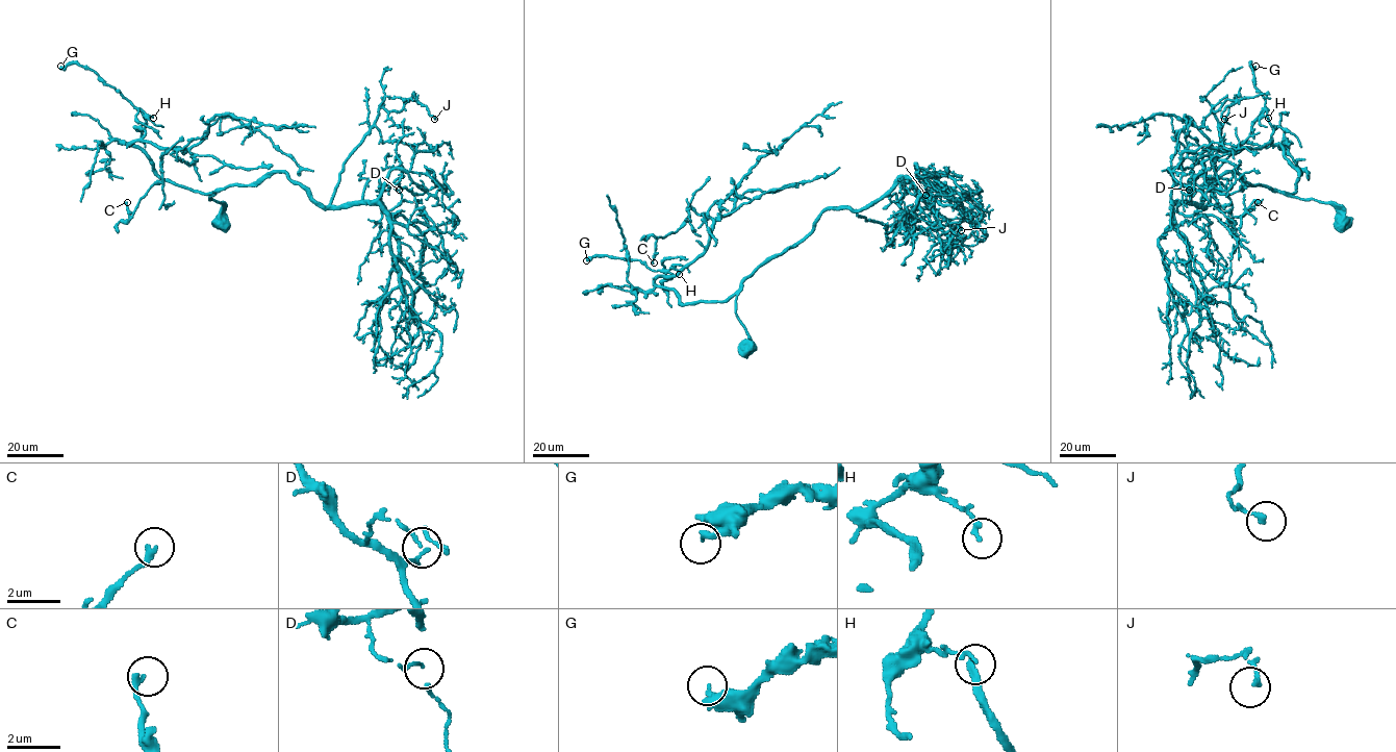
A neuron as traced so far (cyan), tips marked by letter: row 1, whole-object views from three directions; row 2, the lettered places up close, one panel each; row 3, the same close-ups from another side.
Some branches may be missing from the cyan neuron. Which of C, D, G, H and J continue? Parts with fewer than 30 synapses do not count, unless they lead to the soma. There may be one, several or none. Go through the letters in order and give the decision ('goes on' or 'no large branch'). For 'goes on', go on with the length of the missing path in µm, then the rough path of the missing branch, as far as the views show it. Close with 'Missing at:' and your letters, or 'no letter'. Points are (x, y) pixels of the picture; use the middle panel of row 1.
C: no large branch
D: no large branch
G: no large branch
H: no large branch
J: no large branch
Missing at: no letter

